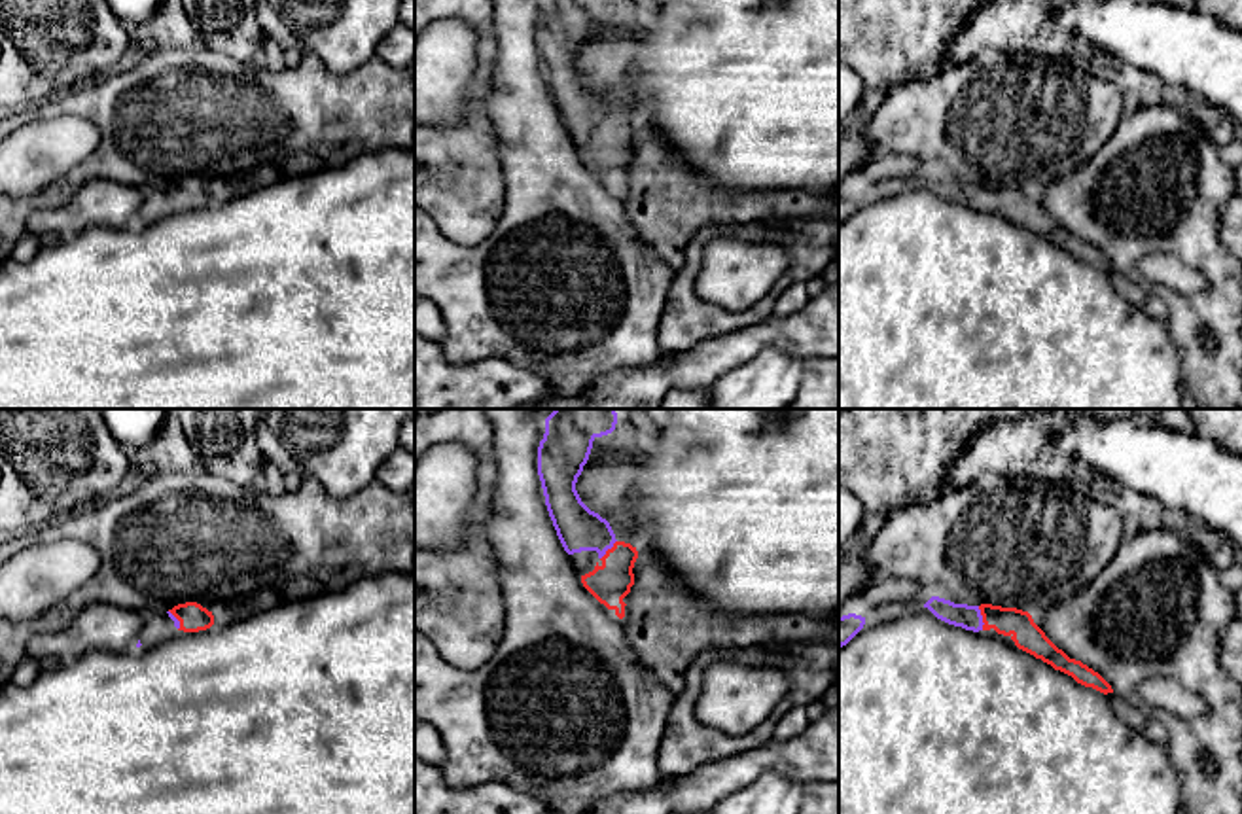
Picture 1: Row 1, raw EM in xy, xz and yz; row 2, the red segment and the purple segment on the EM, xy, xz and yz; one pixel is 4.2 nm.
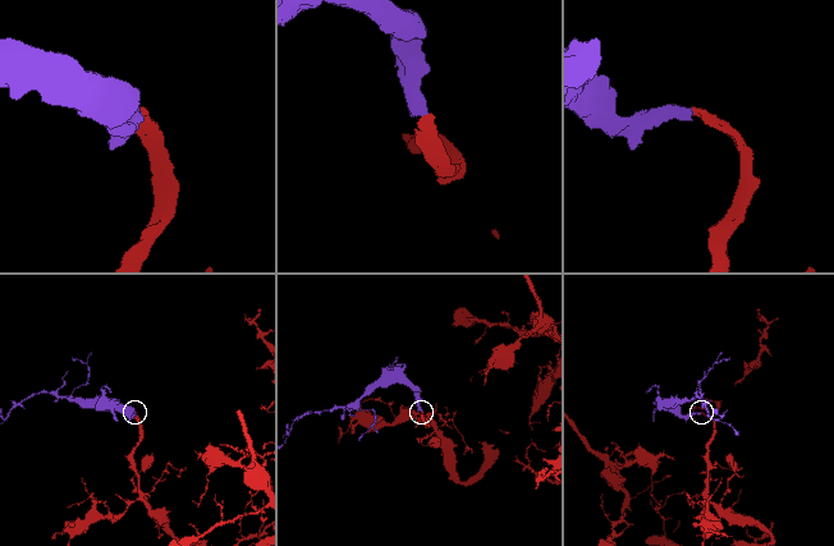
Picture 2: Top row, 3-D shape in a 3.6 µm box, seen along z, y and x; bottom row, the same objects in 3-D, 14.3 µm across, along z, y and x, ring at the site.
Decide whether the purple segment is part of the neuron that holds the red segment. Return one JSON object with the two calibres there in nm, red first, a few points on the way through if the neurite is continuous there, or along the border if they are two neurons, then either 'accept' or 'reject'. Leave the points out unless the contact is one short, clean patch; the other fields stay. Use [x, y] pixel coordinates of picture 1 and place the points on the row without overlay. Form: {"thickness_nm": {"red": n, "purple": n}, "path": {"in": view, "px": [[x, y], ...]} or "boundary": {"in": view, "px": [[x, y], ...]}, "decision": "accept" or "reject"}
{"thickness_nm": {"red": 120, "purple": 100}, "path": {"in": "yz", "px": [[1027, 211], [1013, 197], [983, 194], [964, 192]]}, "decision": "accept"}

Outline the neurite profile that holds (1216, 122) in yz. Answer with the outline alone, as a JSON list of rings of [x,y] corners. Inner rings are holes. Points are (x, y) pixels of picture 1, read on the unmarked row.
[[[1195,98],[1185,104],[1185,114],[1197,121],[1219,148],[1236,138],[1236,121],[1219,106]]]

